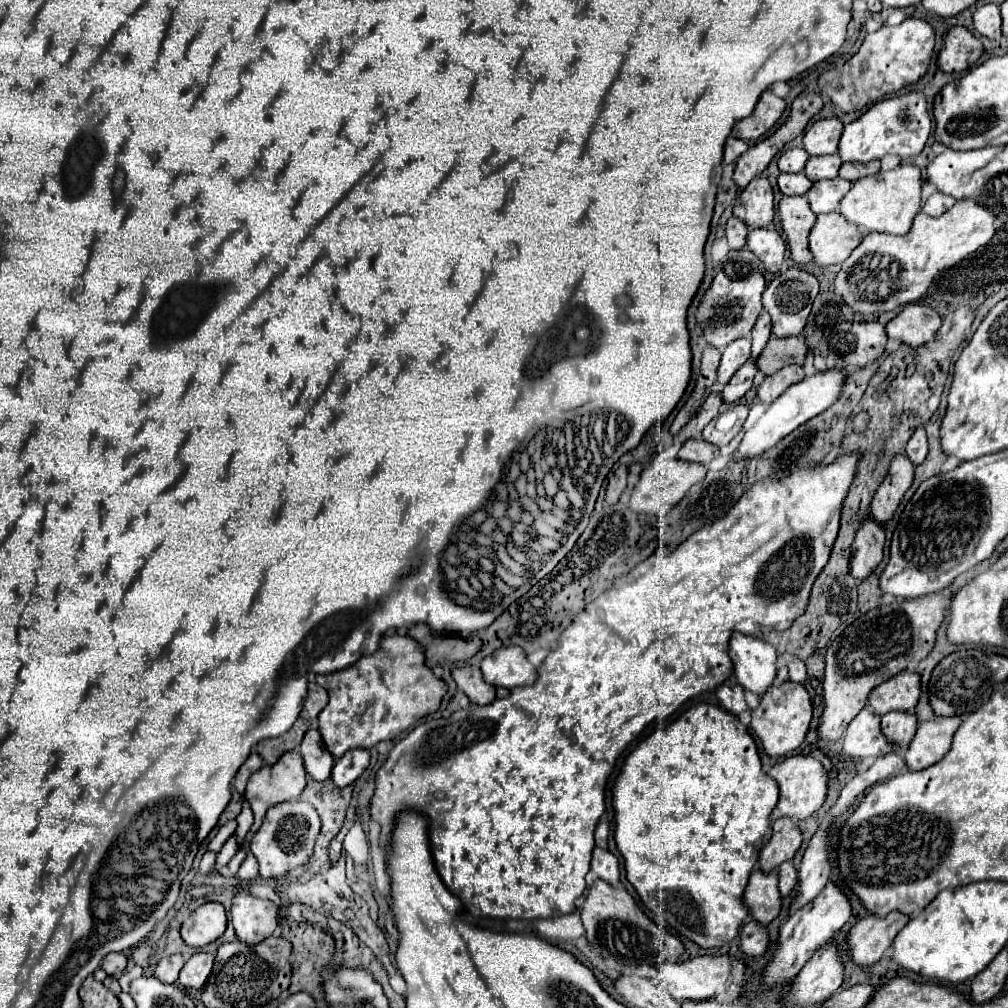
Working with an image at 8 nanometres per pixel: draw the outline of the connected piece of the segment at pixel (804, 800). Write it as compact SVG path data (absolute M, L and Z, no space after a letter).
M790 756L784 762L772 766L768 774L770 774L770 778L774 778L778 782L778 788L780 788L780 800L770 814L772 822L778 820L778 818L784 818L784 816L804 820L822 806L824 796L826 796L828 774L818 760L808 758L808 756Z

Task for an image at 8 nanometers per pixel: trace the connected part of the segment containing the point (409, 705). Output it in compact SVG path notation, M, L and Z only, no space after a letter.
M390 636L390 638L382 638L378 652L360 658L356 664L340 672L316 676L316 682L322 688L326 688L330 696L330 702L318 716L318 730L322 734L326 748L332 752L334 760L338 760L346 750L372 748L380 740L394 740L404 730L412 728L420 718L438 710L444 694L448 692L448 686L442 678L434 676L434 672L424 662L426 656L422 654L422 648L418 648L418 642L414 638Z

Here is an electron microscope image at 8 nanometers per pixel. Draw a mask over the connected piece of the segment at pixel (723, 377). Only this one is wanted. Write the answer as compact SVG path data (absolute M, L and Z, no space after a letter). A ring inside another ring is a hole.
M744 336L744 338L738 338L734 342L730 342L724 350L722 350L722 360L720 360L720 368L718 368L718 378L716 382L712 384L712 392L720 392L728 380L734 376L734 372L750 360L750 342L752 338L750 336Z

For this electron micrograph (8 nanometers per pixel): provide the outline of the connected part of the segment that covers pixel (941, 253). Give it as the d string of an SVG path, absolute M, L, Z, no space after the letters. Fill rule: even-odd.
M972 200L956 202L938 218L918 212L910 232L904 236L874 232L864 236L860 246L842 262L834 278L834 294L840 296L852 312L862 316L914 304L928 292L938 274L988 244L994 232L994 214Z

